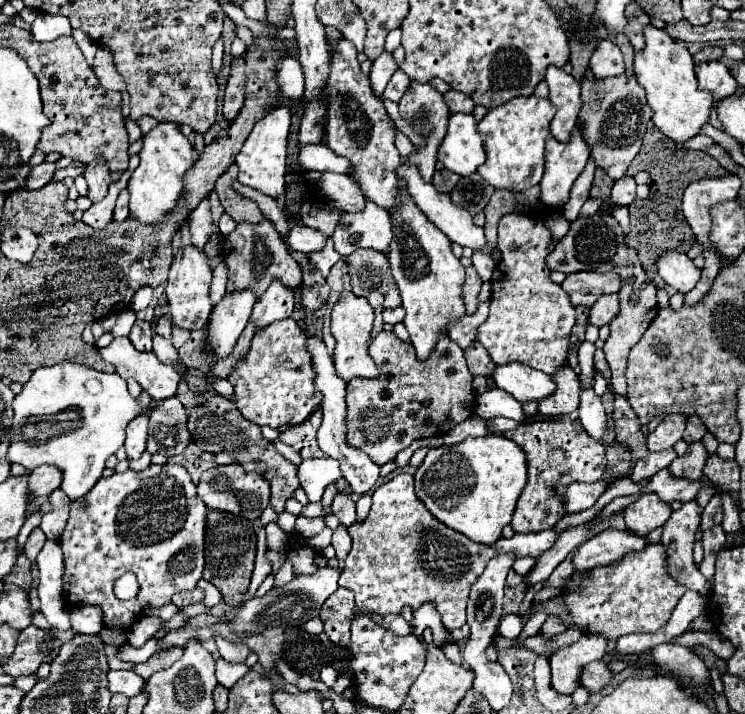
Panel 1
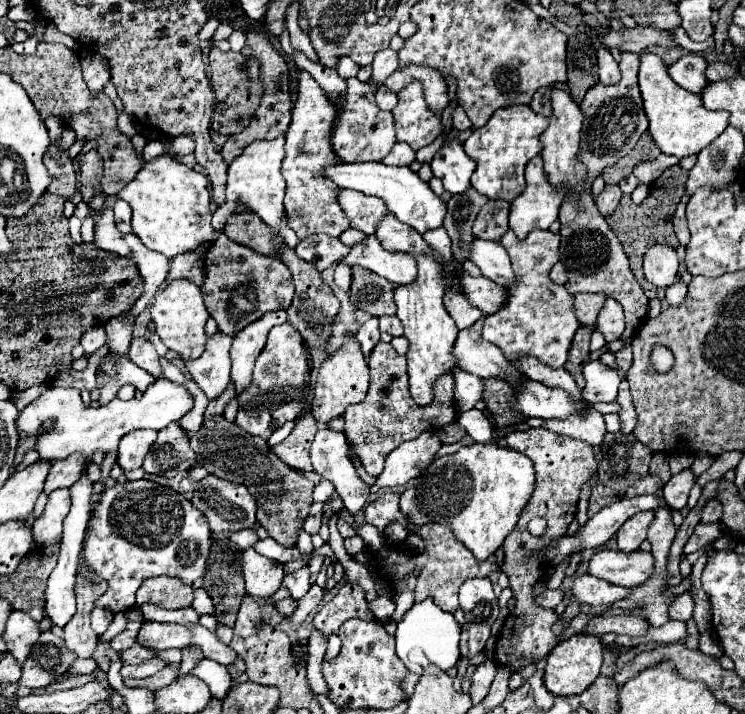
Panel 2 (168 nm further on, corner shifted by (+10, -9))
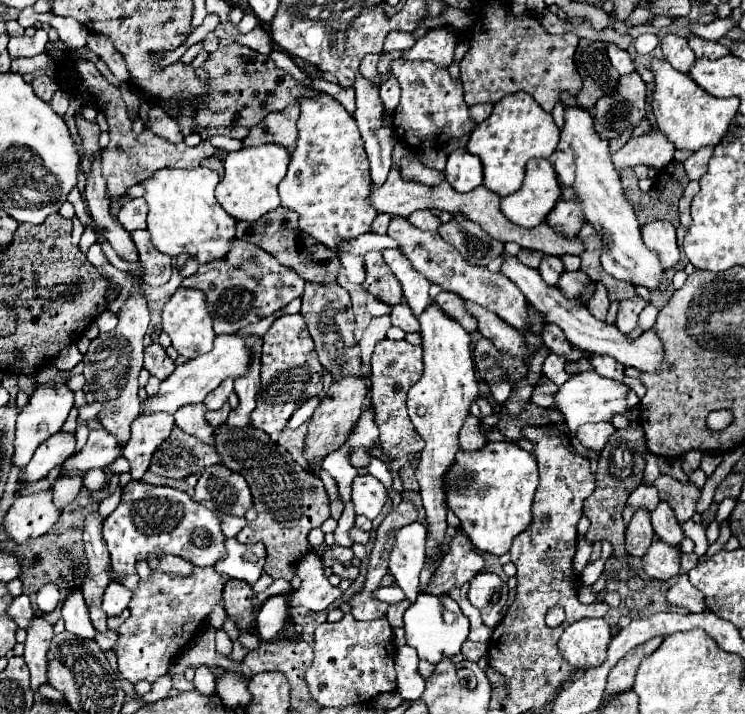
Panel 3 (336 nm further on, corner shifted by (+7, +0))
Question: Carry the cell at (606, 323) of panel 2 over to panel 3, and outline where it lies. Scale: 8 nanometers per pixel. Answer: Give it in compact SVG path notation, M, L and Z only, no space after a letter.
M635 295L635 299L629 301L621 301L619 303L619 311L617 311L617 321L615 327L621 333L631 333L637 327L637 317L643 311L643 307L647 305L647 301L639 295Z

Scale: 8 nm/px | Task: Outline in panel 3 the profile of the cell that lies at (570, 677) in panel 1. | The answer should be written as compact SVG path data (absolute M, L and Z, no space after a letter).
M579 619L559 637L561 657L575 669L599 667L607 659L611 627L603 619Z

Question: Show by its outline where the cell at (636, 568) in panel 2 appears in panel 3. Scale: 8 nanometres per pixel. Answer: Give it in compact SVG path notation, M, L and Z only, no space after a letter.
M653 541L647 553L641 557L641 569L651 579L669 579L679 573L681 551L663 541Z

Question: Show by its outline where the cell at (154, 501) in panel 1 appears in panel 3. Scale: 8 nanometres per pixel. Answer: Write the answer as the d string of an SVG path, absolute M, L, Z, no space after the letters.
M129 481L123 487L121 503L117 509L103 521L103 537L111 553L113 573L131 575L137 573L137 561L149 559L149 555L179 555L185 561L191 561L197 567L215 565L221 553L225 553L219 519L201 503L193 501L185 491L149 485L143 481Z

